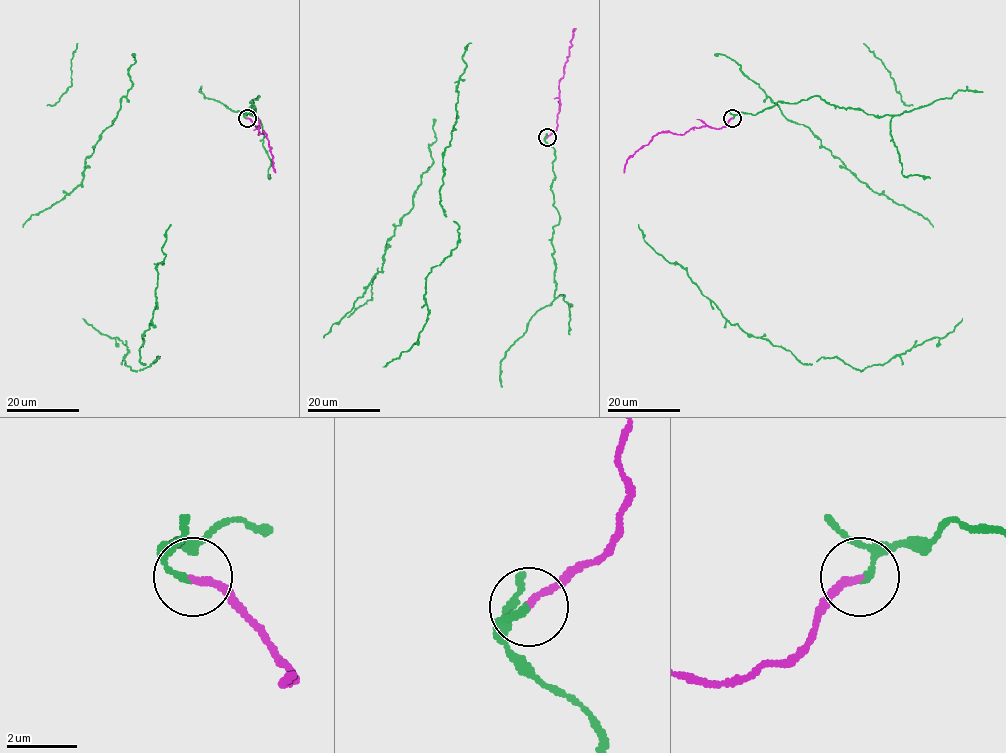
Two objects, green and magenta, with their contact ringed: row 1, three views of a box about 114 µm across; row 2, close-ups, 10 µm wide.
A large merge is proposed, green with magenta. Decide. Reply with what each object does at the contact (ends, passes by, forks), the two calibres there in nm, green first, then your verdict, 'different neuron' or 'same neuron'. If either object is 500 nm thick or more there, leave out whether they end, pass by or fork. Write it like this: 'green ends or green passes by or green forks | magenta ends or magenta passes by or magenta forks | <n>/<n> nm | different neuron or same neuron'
green ends | magenta ends | 180/190 nm | same neuron

